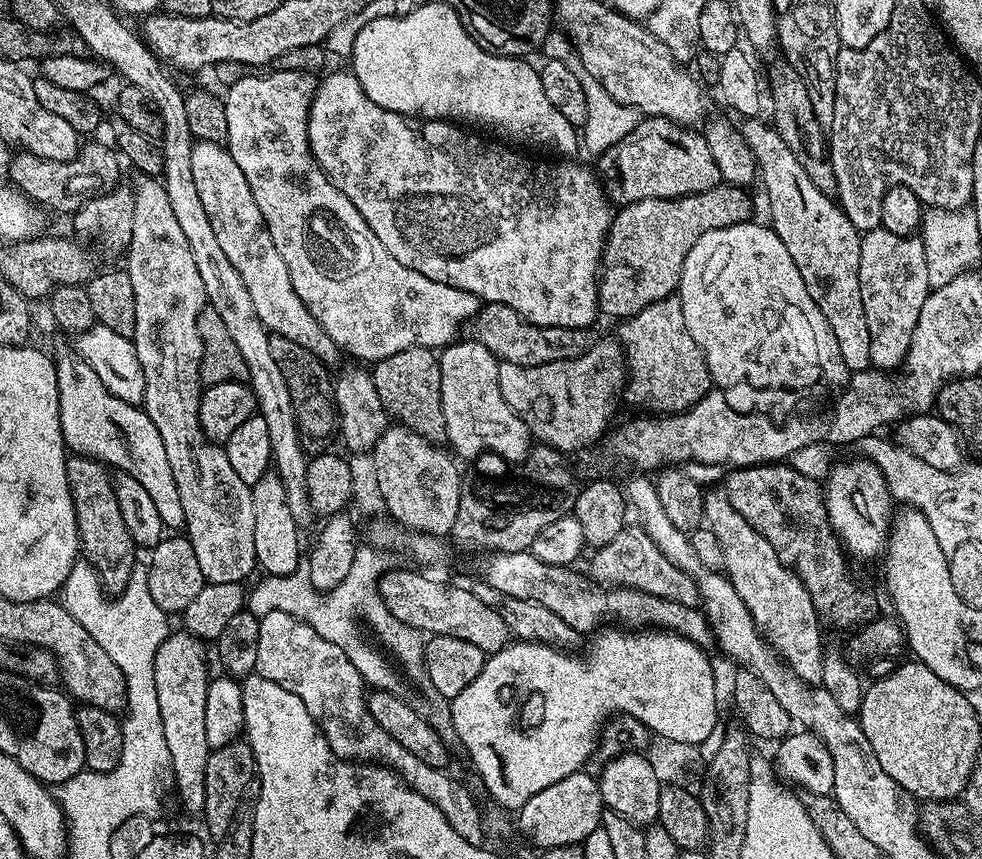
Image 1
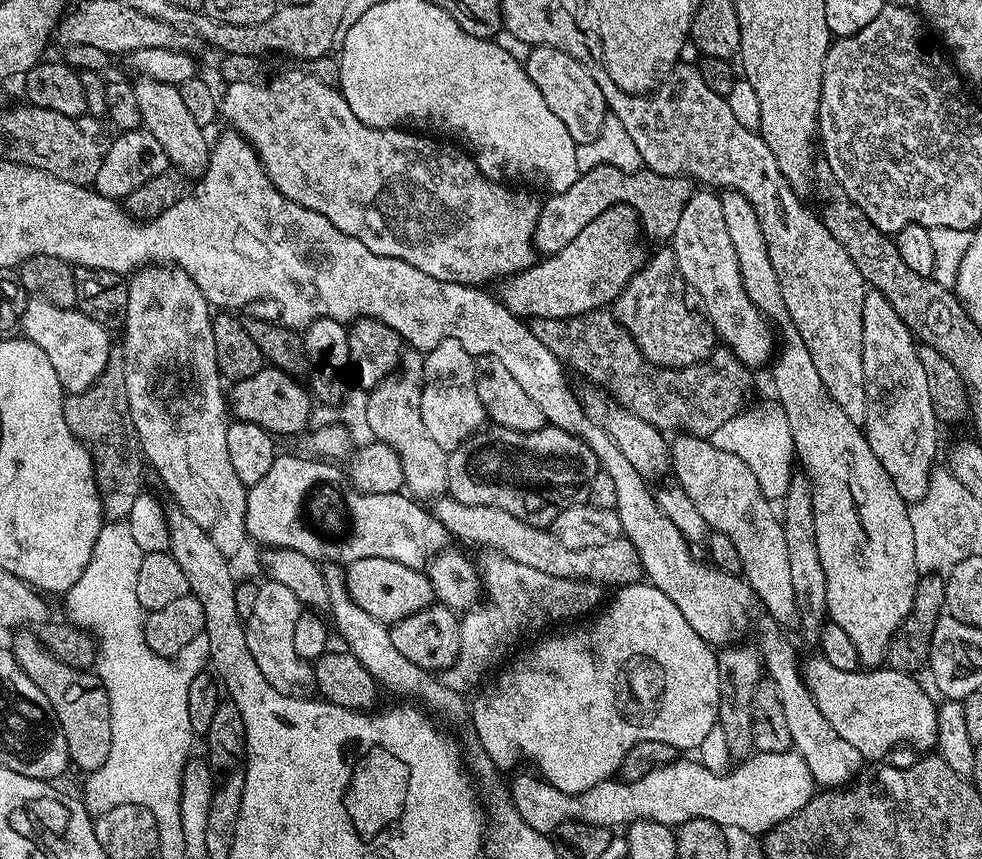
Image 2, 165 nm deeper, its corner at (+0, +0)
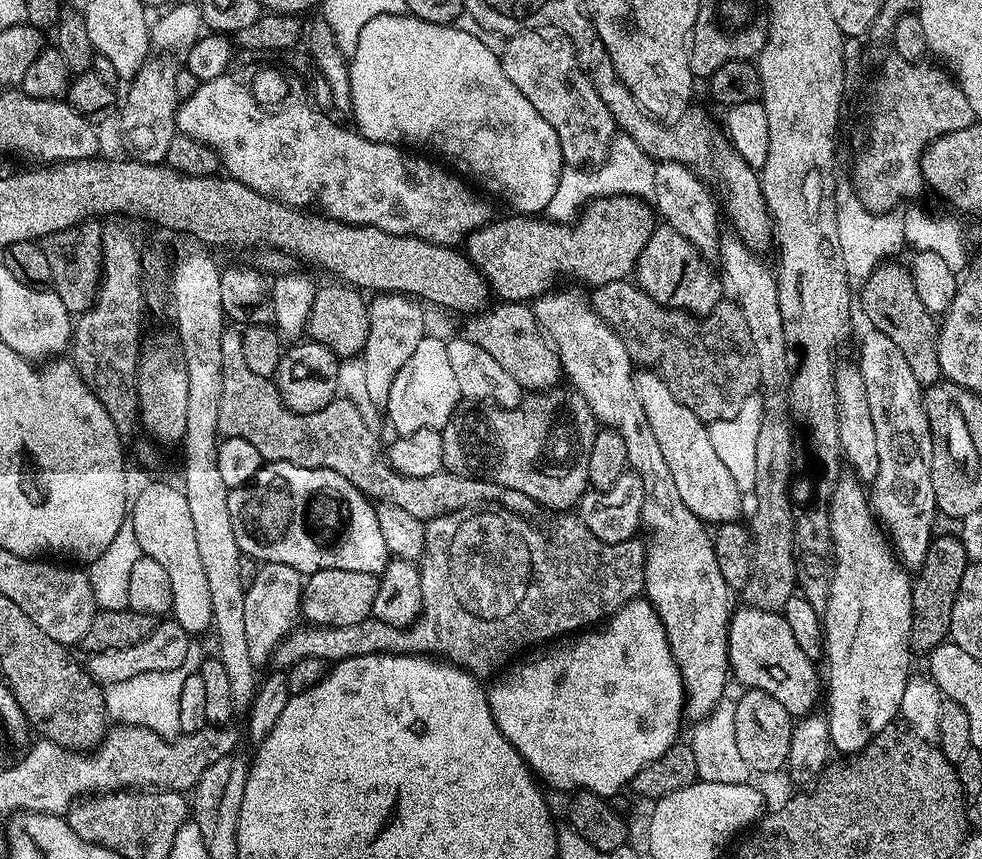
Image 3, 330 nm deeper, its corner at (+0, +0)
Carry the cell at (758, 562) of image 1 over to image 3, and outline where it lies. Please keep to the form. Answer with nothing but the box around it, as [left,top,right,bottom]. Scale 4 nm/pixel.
[634,371,742,526]

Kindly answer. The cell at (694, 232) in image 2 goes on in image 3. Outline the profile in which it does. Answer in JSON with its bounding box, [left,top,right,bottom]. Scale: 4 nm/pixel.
[651,160,722,258]

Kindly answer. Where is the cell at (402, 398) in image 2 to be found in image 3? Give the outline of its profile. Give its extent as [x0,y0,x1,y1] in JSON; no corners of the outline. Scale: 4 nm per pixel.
[362,294,426,406]

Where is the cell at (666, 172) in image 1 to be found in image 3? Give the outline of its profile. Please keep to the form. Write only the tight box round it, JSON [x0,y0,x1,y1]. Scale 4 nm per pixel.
[466,196,657,302]

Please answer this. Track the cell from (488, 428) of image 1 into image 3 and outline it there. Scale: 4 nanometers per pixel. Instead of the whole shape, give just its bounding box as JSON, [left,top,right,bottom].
[386,334,462,437]

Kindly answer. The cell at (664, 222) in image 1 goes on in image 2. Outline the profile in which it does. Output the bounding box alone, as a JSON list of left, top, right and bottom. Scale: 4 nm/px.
[498,204,646,318]

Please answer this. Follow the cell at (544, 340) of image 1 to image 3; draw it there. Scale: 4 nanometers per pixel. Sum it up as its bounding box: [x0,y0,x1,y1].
[590,279,760,425]

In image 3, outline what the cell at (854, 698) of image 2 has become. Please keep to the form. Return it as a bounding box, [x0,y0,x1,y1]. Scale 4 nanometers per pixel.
[728,606,822,718]

